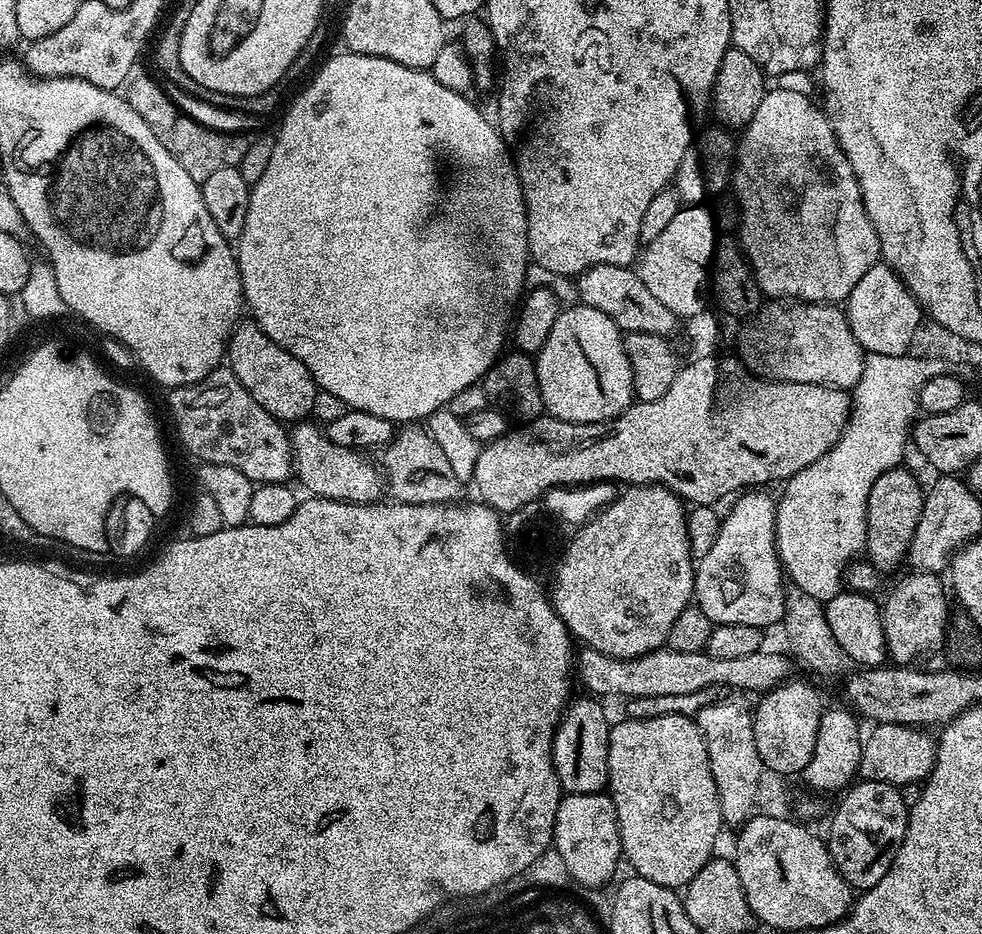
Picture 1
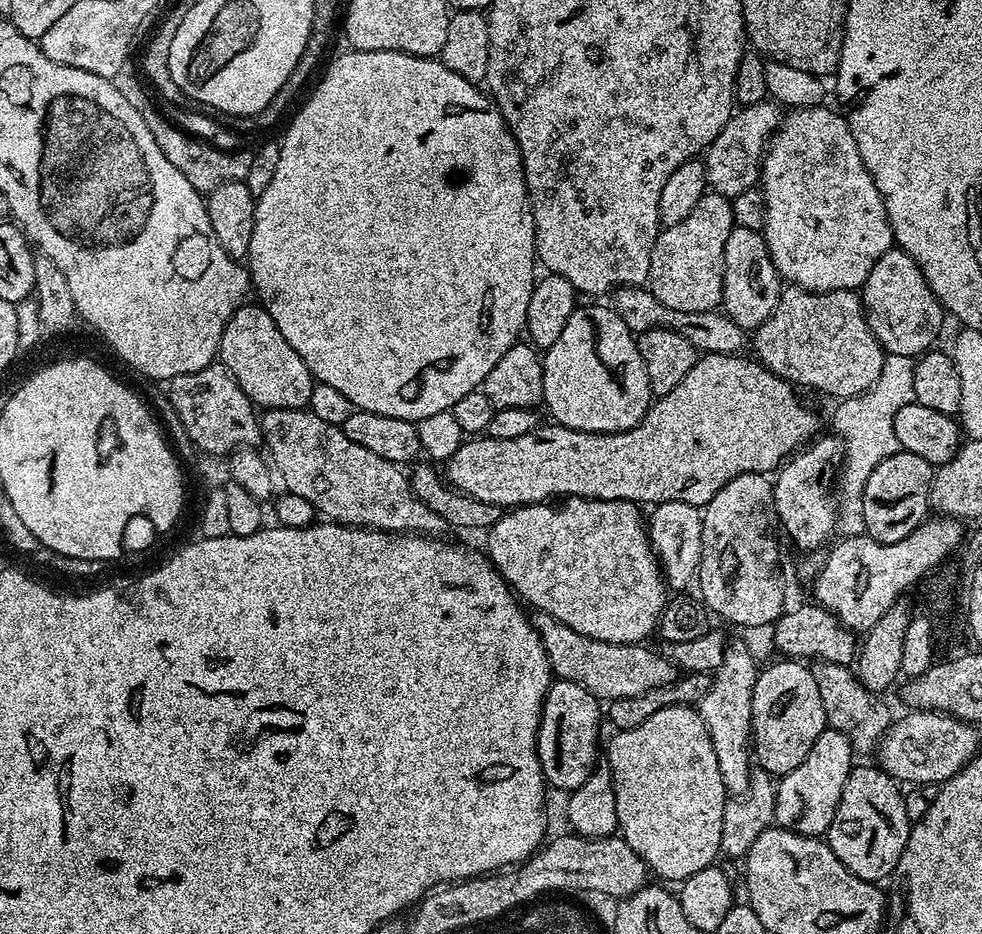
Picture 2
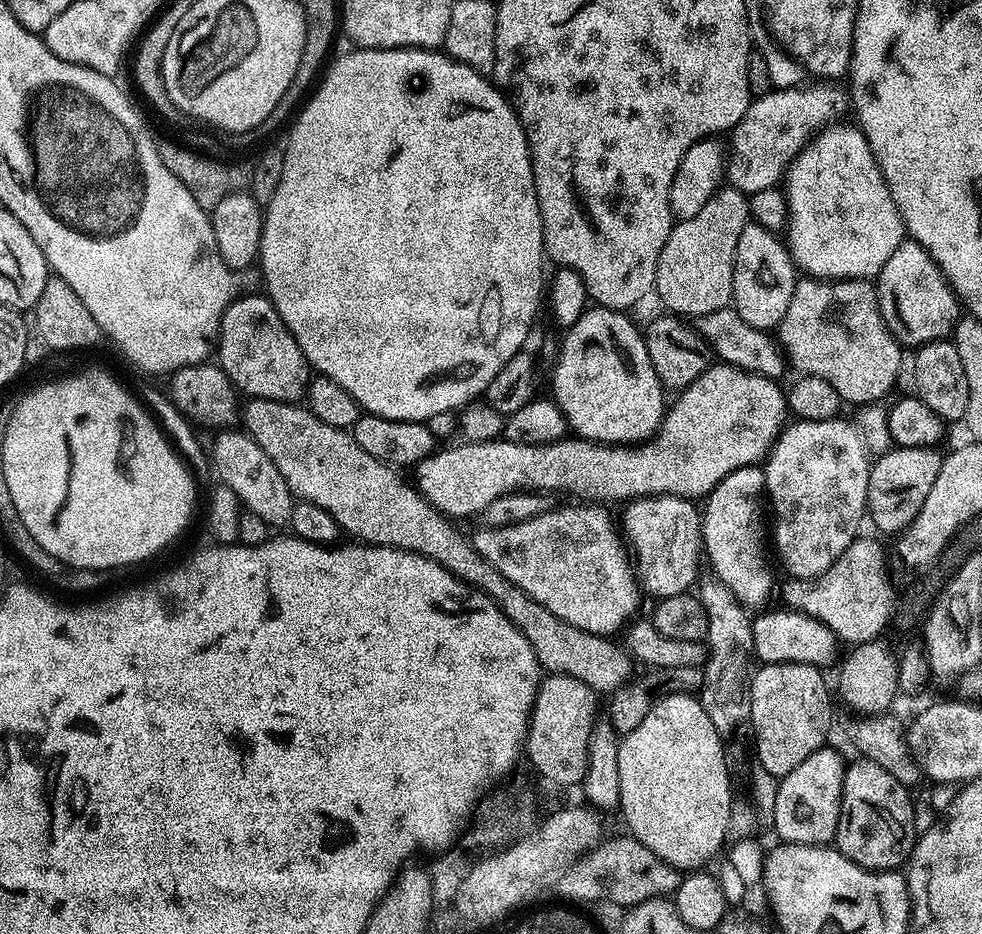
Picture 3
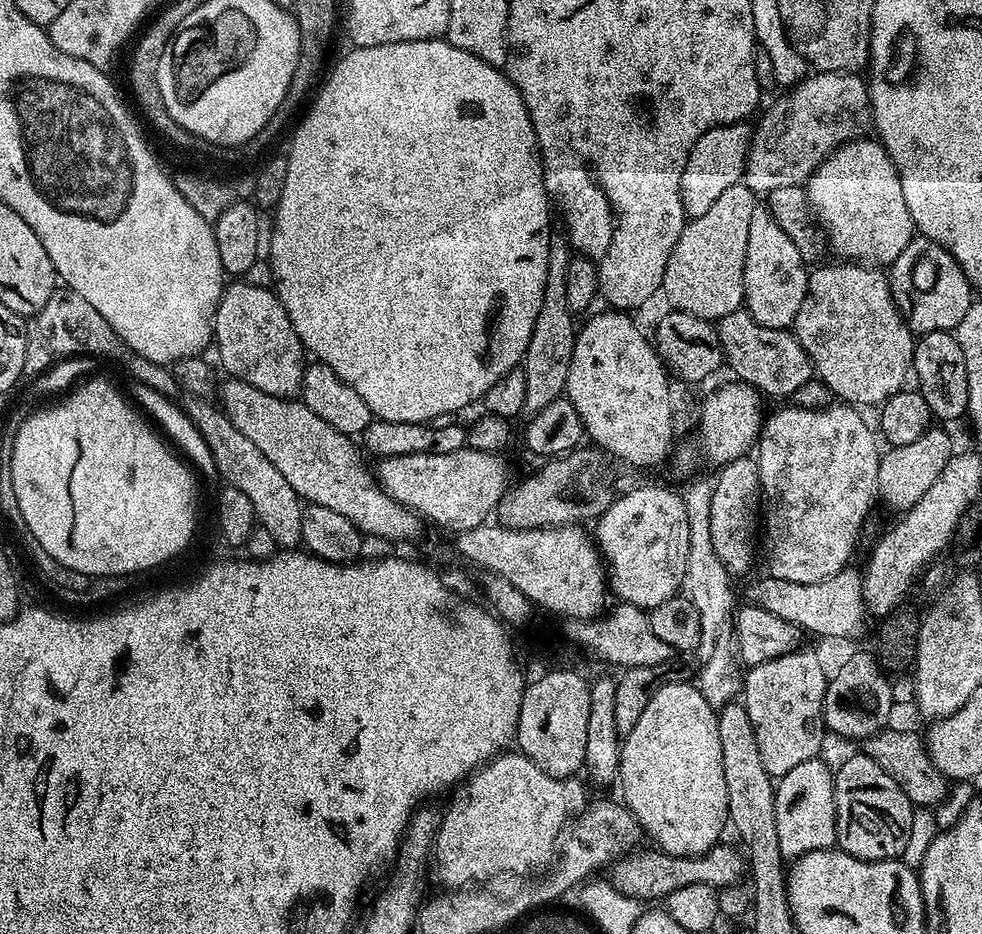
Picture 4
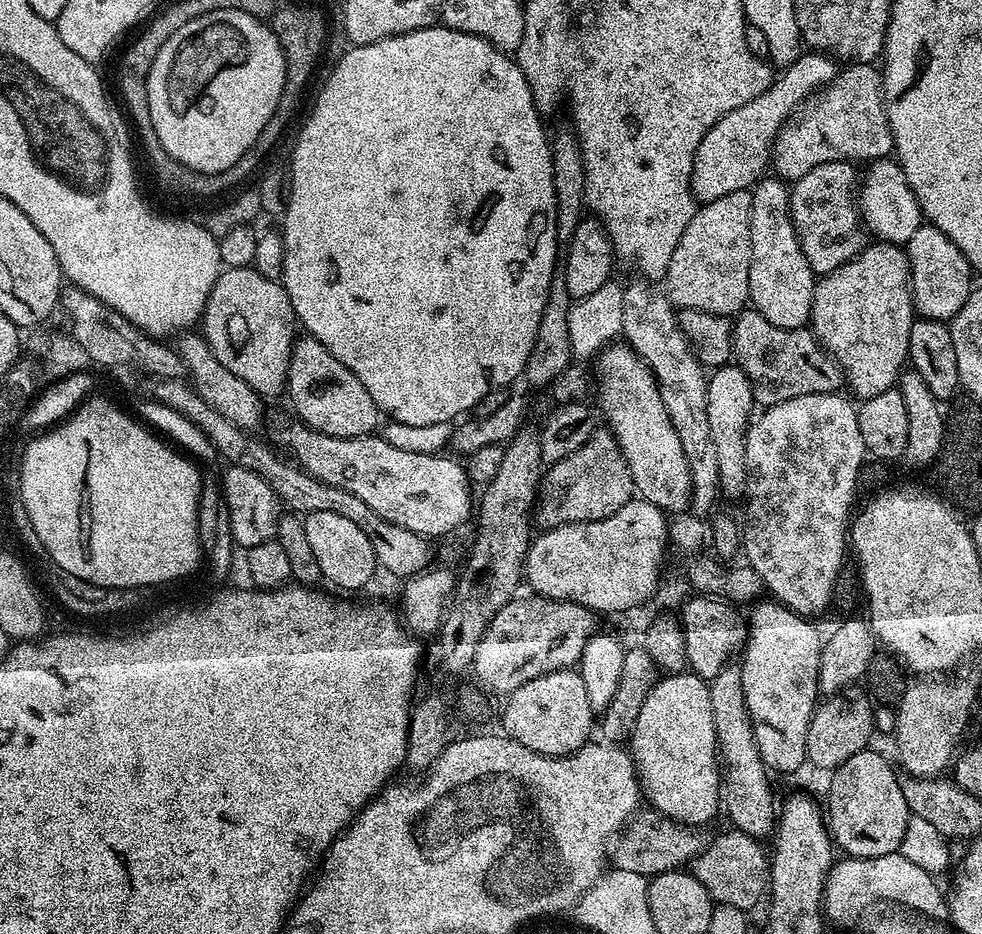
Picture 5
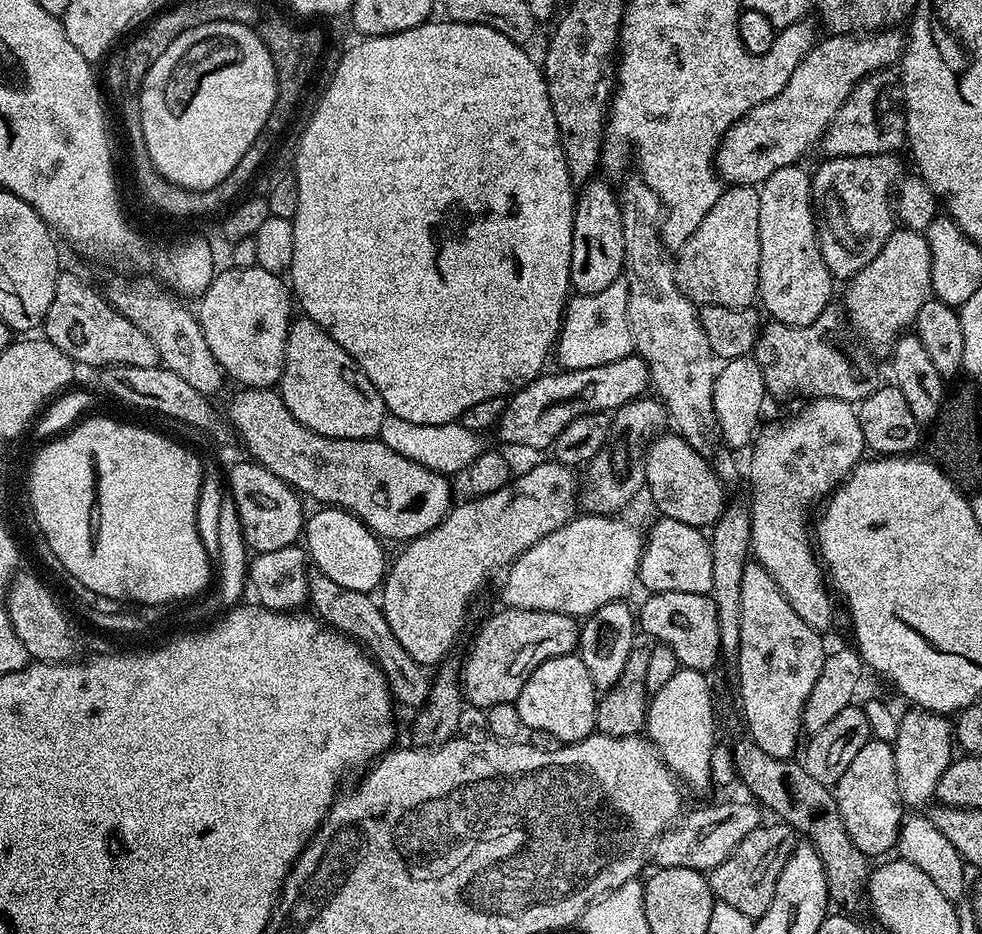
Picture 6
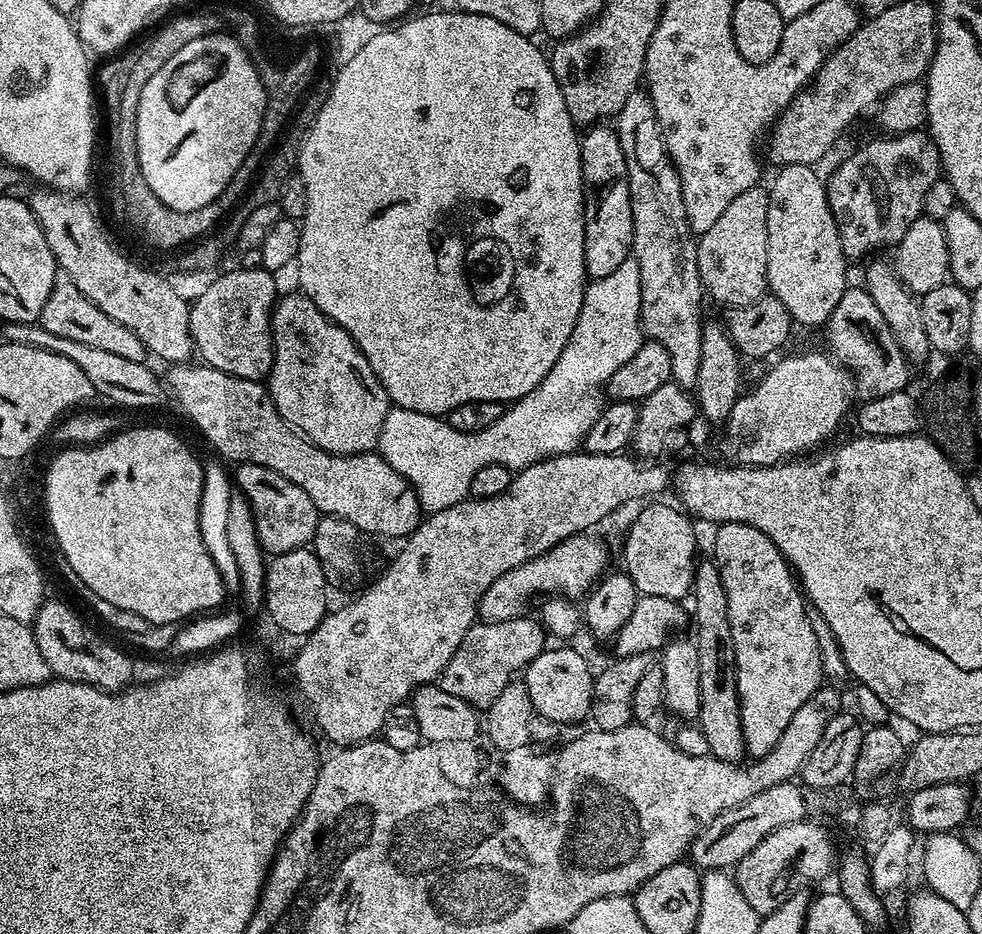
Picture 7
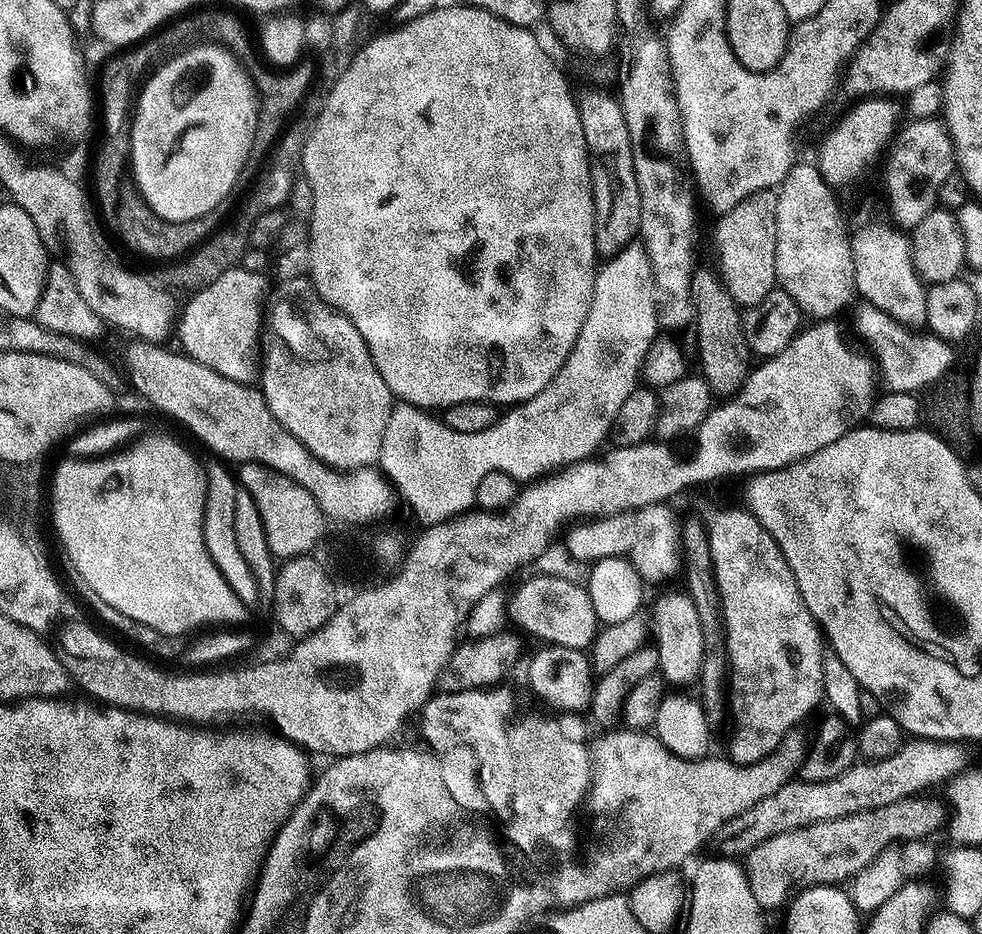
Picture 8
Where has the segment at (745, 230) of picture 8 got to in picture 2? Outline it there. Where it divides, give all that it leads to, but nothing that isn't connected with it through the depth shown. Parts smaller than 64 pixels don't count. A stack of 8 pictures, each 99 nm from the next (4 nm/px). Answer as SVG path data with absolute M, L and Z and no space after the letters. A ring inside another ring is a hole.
M711 190L705 191L704 196L698 198L698 206L690 210L690 215L682 218L682 222L664 228L654 242L646 281L648 291L670 310L711 312L719 309L722 304L726 238L730 238L733 227L731 199Z

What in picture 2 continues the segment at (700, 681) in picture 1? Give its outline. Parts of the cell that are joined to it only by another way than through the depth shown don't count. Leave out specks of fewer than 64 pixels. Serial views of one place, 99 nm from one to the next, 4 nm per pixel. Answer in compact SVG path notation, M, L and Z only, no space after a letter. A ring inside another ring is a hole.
M533 611L530 619L540 636L546 656L552 667L553 677L566 682L578 682L590 694L594 694L601 702L611 702L618 698L634 698L638 694L646 694L646 690L654 690L658 686L673 684L678 679L678 669L667 655L647 648L647 643L615 644L614 642L598 642L598 638L586 638L578 634L578 630L570 630L558 618L550 618L550 614Z

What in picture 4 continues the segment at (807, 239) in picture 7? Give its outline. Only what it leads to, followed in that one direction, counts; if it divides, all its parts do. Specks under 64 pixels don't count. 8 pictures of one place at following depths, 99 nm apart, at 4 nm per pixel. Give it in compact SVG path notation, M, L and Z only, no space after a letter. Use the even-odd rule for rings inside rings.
M758 206L750 214L750 238L746 238L746 266L744 267L744 303L743 307L762 326L791 329L796 322L796 315L808 293L808 274L804 259L798 254L798 246L782 234L782 226L774 222L766 206Z

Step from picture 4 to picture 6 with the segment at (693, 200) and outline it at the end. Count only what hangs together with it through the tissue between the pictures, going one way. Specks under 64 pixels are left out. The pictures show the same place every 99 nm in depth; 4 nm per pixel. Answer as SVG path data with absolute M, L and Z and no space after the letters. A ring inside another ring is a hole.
M885 28L871 34L832 34L829 40L821 39L815 48L811 48L805 56L801 56L794 74L790 74L790 82L774 98L754 106L720 139L720 145L716 147L714 167L721 179L729 185L750 184L759 186L763 184L774 170L782 170L782 166L790 166L800 162L800 159L819 145L824 139L824 132L830 126L830 122L840 113L840 107L850 98L854 86L865 76L887 69L887 64L895 65L904 55L903 31L896 28Z

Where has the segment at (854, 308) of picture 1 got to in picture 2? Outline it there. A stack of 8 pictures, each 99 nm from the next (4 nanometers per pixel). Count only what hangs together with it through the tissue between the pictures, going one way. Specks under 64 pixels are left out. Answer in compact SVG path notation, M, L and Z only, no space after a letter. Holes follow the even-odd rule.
M888 248L886 254L874 262L874 270L870 270L862 289L862 299L864 317L887 355L919 358L937 343L946 313L914 258L901 248Z

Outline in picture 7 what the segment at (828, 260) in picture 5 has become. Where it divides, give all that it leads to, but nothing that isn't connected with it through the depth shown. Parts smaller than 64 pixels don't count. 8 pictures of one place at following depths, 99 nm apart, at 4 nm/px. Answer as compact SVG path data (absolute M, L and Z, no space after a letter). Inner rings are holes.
M917 130L915 132L904 132L901 134L901 136L893 136L891 134L888 134L880 139L884 139L884 140L872 140L869 142L869 144L862 145L861 148L857 150L857 152L850 153L849 156L846 157L845 160L842 161L841 164L838 165L837 168L833 170L832 177L830 178L827 177L827 180L826 180L826 187L828 190L828 201L830 202L830 214L834 214L834 222L838 226L838 238L842 242L842 250L844 251L845 257L847 257L847 259L852 262L855 262L855 260L862 259L863 256L869 255L868 257L871 257L873 254L876 254L876 253L871 254L871 252L876 252L879 250L879 248L886 247L887 244L889 244L889 246L895 246L895 245L900 244L902 242L902 238L906 234L906 230L910 230L910 226L912 225L912 223L916 221L916 219L918 219L919 216L921 216L923 213L926 190L930 190L930 186L934 186L934 182L938 179L941 179L941 176L942 176L942 169L940 166L940 155L938 155L938 153L936 152L936 147L934 146L934 142L932 141L931 136L928 135L927 131Z

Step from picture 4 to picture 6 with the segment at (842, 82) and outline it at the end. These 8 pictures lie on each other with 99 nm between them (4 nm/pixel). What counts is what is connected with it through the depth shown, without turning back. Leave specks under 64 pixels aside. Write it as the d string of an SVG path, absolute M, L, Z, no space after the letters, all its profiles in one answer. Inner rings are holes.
M887 71L871 73L859 80L846 102L840 107L830 126L824 132L824 156L882 156L896 154L906 144L904 110L898 99L894 80Z

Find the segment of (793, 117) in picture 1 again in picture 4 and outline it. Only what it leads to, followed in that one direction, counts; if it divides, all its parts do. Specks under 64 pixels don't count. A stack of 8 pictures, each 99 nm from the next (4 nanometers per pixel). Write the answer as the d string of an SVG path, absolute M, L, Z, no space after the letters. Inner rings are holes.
M868 139L852 140L830 153L808 177L806 191L815 219L826 233L831 251L833 248L840 255L837 257L848 262L863 262L868 266L891 266L911 242L916 224L910 218L910 210L906 210L906 198L902 198L902 182L894 162L879 139Z

